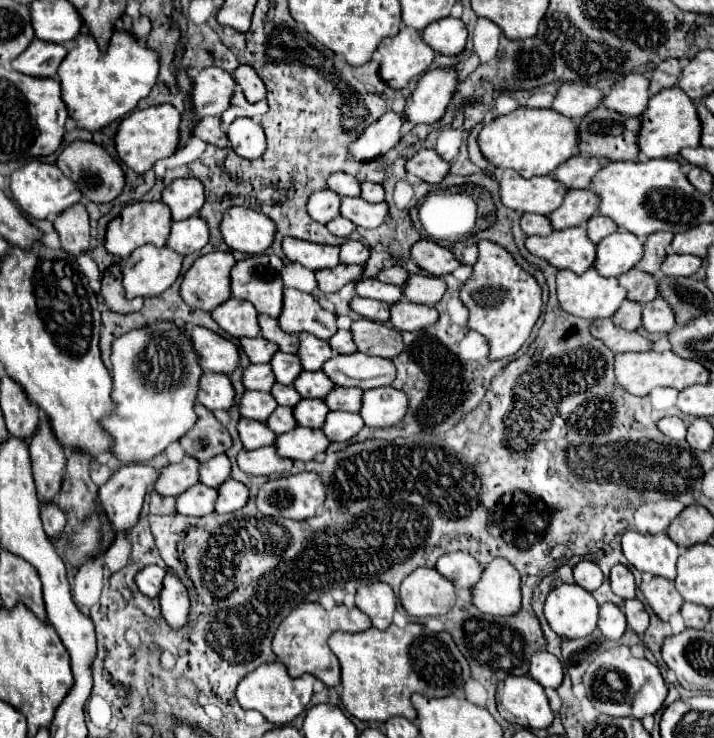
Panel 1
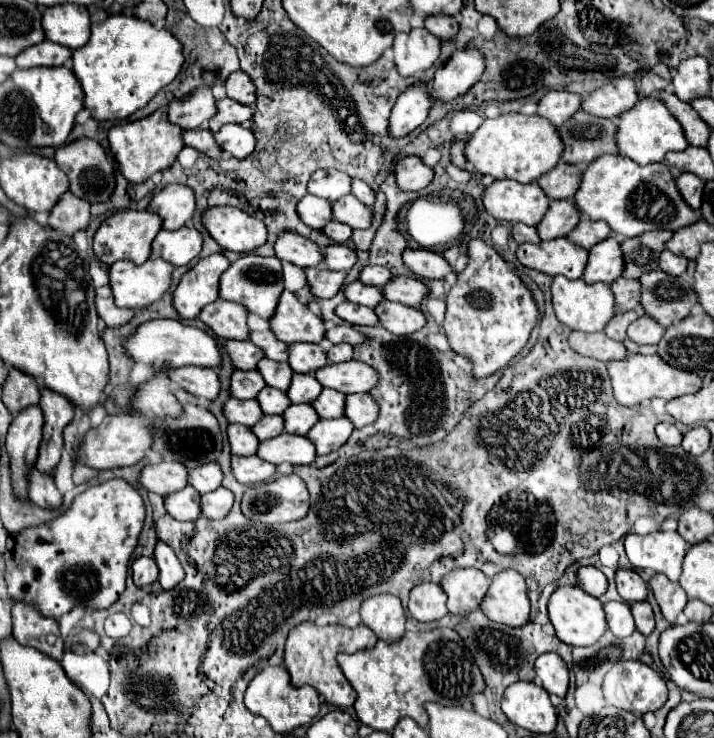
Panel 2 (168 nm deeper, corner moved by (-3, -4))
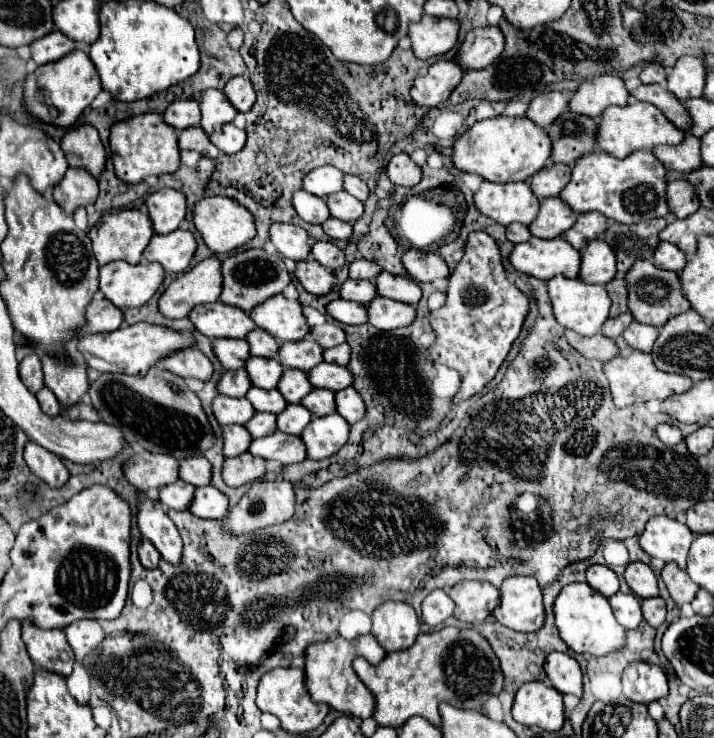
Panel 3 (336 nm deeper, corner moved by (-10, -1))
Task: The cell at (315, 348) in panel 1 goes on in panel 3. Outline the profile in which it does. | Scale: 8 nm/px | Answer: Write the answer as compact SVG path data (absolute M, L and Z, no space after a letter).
M302 339L294 343L282 343L278 349L278 361L282 367L296 367L302 371L310 371L318 363L322 363L322 347L318 347L312 339Z

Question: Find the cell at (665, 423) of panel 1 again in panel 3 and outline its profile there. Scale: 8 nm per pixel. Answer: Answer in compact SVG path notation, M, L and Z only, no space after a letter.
M658 425L656 435L666 445L676 445L676 443L682 441L682 433L680 433L680 429L676 425Z

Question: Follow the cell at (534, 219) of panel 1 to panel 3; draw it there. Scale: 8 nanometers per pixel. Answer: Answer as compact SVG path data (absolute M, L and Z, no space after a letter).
M512 223L512 225L506 227L506 237L508 237L508 241L512 241L512 243L516 245L516 243L528 241L532 235L530 235L530 231L528 231L526 225L522 225L522 223Z

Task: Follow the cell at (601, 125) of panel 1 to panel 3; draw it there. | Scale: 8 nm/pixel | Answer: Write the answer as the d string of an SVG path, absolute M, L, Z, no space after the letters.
M572 111L562 113L550 127L548 137L552 141L552 155L550 159L554 163L572 165L578 157L594 151L594 127L596 121L578 115Z

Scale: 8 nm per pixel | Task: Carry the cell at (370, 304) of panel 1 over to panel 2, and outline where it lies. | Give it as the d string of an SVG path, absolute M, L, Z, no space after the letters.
M343 302L337 306L335 310L345 322L349 324L357 324L357 326L375 326L379 322L377 312L373 308L361 306L361 304L353 304L353 302Z

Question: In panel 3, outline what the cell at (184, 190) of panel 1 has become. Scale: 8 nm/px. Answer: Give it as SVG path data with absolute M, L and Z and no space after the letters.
M160 189L148 195L144 205L148 209L152 229L158 235L178 229L186 217L186 197L176 189Z

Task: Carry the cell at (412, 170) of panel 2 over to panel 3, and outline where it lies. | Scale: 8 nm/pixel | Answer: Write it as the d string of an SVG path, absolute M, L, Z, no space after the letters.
M400 153L400 155L394 155L388 165L386 165L386 175L388 179L394 183L394 185L402 185L402 187L414 187L420 177L422 177L422 171L420 167L406 155L406 153Z

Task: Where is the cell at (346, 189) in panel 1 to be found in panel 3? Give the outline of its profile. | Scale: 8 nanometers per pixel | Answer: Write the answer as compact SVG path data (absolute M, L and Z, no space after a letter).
M332 165L318 167L304 175L302 189L316 197L324 197L324 195L336 193L336 191L342 191L342 177L344 177L344 173L334 169Z

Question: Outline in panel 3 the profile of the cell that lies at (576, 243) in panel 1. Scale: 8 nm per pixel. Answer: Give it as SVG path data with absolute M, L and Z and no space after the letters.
M530 237L526 243L518 243L510 253L510 263L516 271L532 275L536 279L552 279L554 275L578 277L580 253L568 243L558 239Z

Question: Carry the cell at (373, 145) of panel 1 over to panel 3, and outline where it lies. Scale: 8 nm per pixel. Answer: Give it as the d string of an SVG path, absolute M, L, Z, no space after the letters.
M440 59L436 61L424 77L418 77L412 89L414 103L426 105L426 107L436 107L444 103L454 87L462 81L464 71L458 65L456 59Z

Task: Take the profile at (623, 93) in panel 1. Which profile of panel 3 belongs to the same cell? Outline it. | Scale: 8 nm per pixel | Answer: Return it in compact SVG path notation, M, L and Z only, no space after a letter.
M598 75L578 85L568 101L568 107L580 115L600 117L602 109L610 105L626 105L628 101L630 95L622 79L618 79L616 75Z

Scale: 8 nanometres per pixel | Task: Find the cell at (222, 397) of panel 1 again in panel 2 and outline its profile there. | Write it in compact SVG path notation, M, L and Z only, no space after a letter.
M185 366L177 368L171 372L171 380L187 390L189 394L205 400L215 400L221 392L221 382L219 376L211 368L195 368L195 366Z

